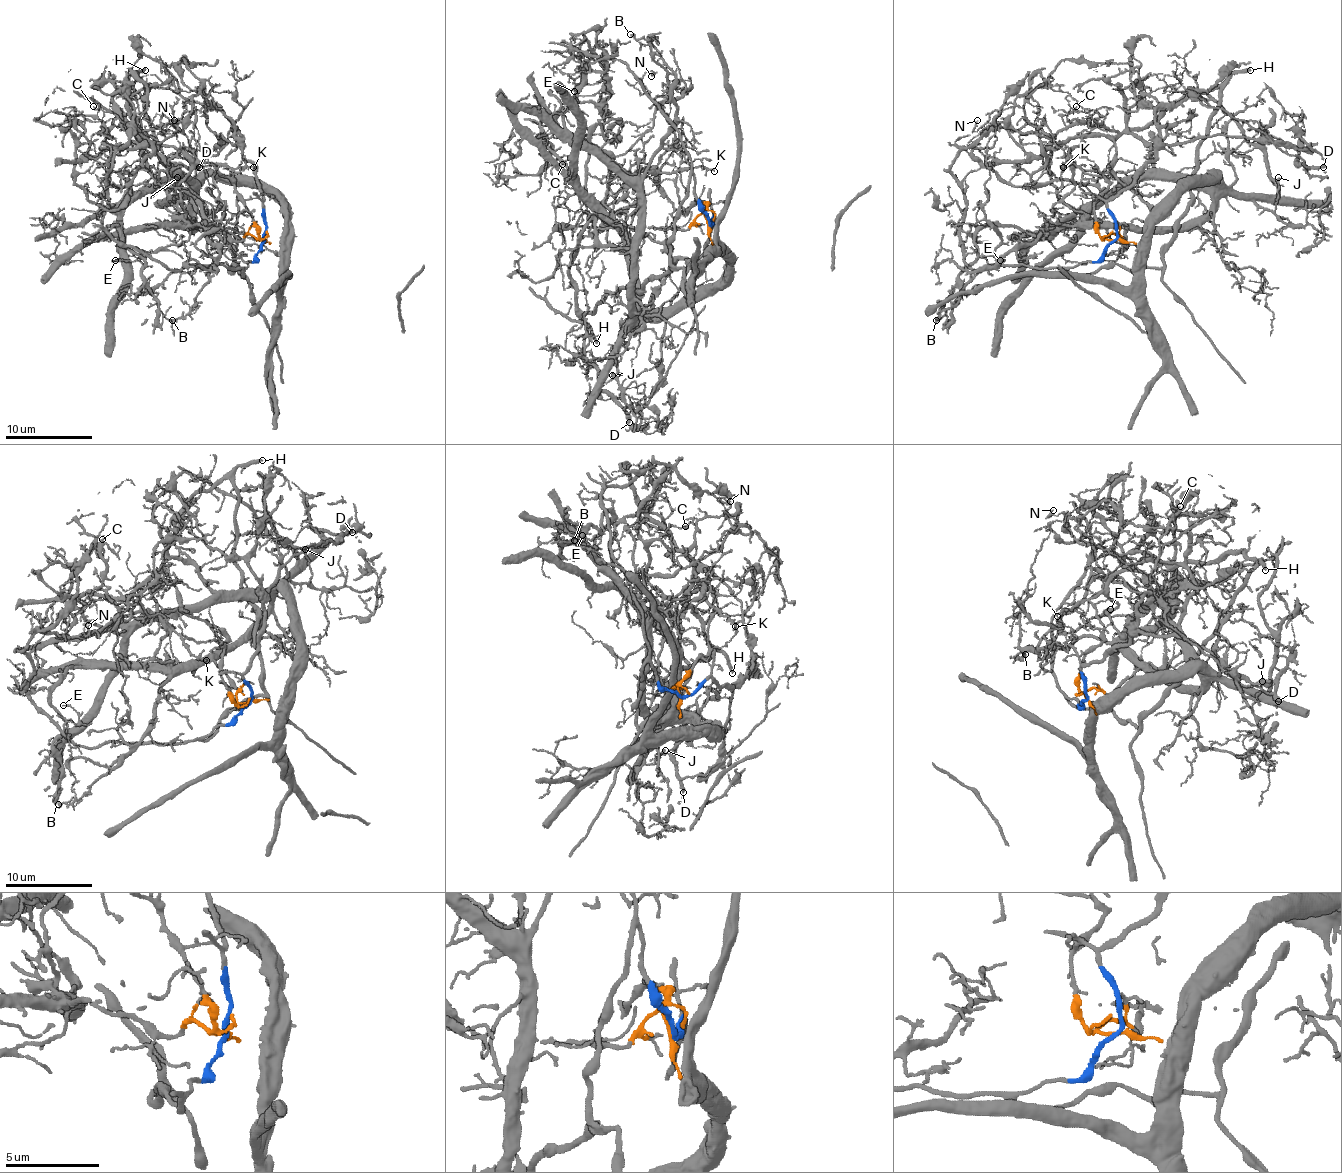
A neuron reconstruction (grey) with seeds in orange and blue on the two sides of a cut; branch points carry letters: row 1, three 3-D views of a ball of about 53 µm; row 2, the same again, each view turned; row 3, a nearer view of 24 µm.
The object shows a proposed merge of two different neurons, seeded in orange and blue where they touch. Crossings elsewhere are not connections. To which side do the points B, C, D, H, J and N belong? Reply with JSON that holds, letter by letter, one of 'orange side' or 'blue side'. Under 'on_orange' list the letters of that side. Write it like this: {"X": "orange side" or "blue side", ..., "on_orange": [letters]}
{"B": "orange side", "C": "orange side", "D": "blue side", "H": "blue side", "J": "orange side", "N": "blue side", "on_orange": ["B", "C", "J"]}

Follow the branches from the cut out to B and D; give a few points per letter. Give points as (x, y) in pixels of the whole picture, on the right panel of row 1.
B: (1116, 240), (1108, 236), (1118, 233), (1126, 240), (1124, 227), (1051, 225), (981, 271), (935, 321)
D: (1116, 240), (1115, 218), (1107, 203), (1165, 144), (1186, 144), (1209, 135), (1270, 137), (1311, 166), (1324, 168)

